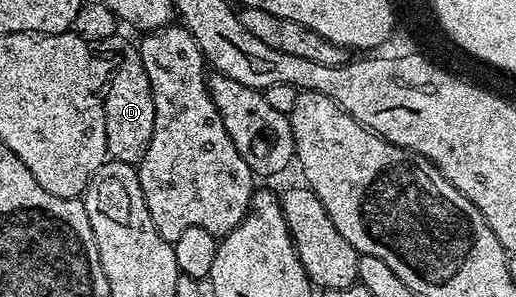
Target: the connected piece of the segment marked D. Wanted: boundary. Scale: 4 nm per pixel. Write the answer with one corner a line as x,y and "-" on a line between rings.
117,35
105,41
95,42
95,52
101,55
121,53
124,62
115,66
104,94
104,110
106,111
106,147
108,157
113,161
121,161
127,165
139,166
146,155
146,147
150,147
150,139
154,135
154,95
150,91
150,79
146,75
146,67
142,67
137,46
124,45
123,36

